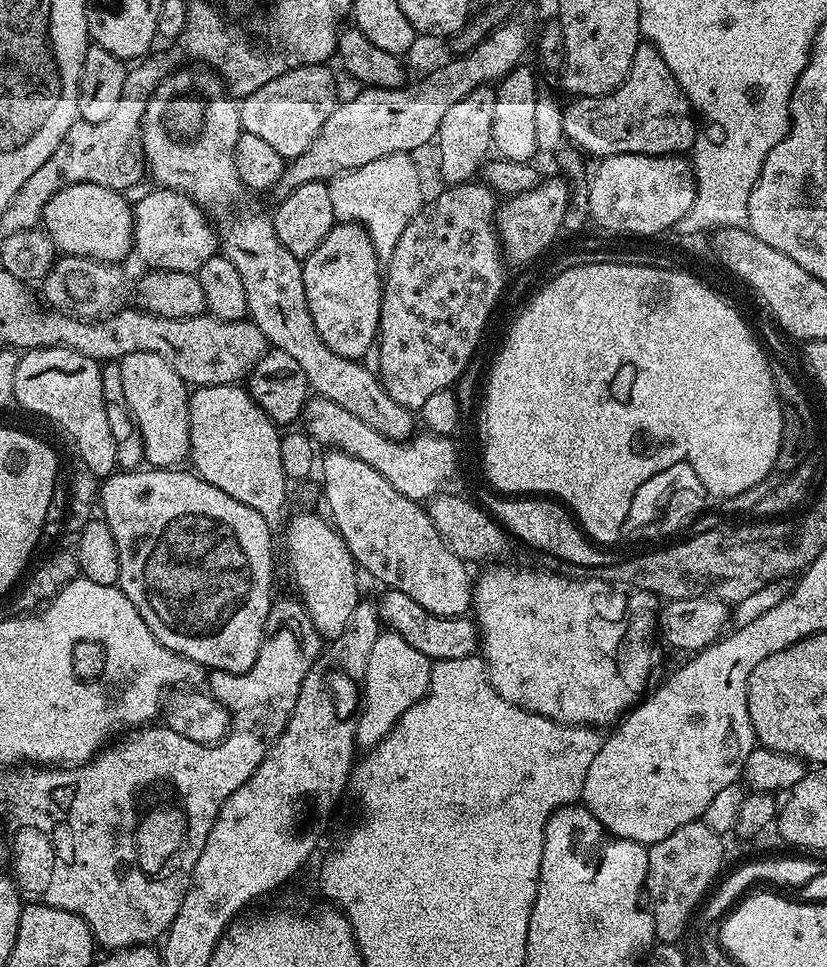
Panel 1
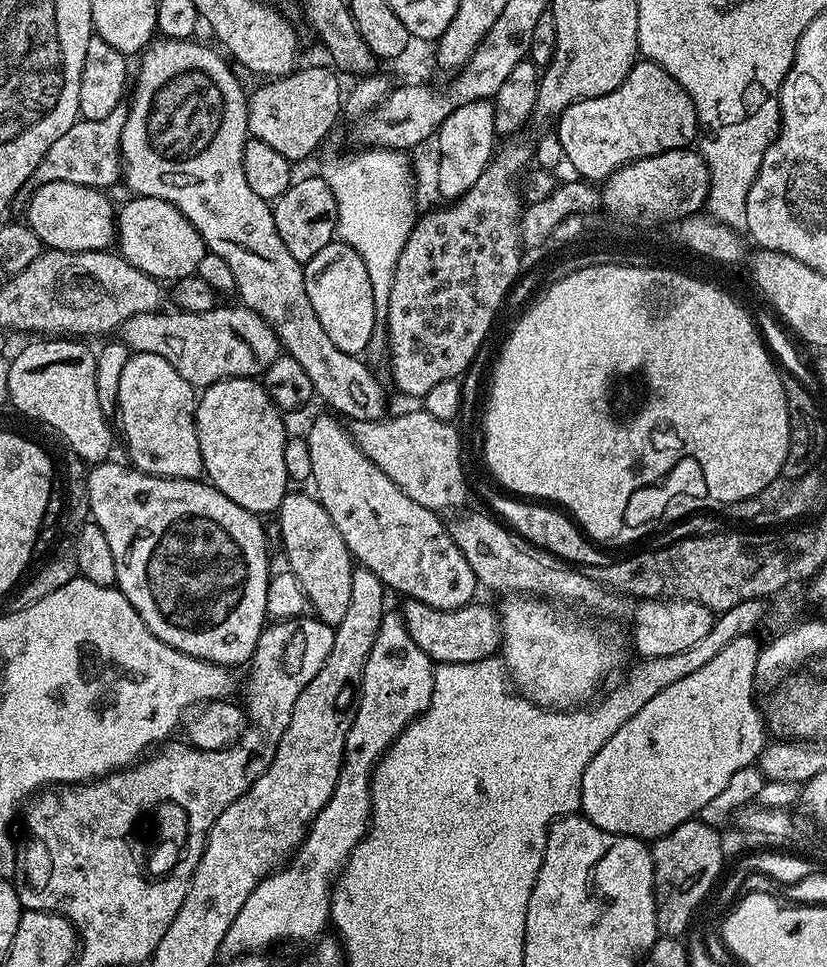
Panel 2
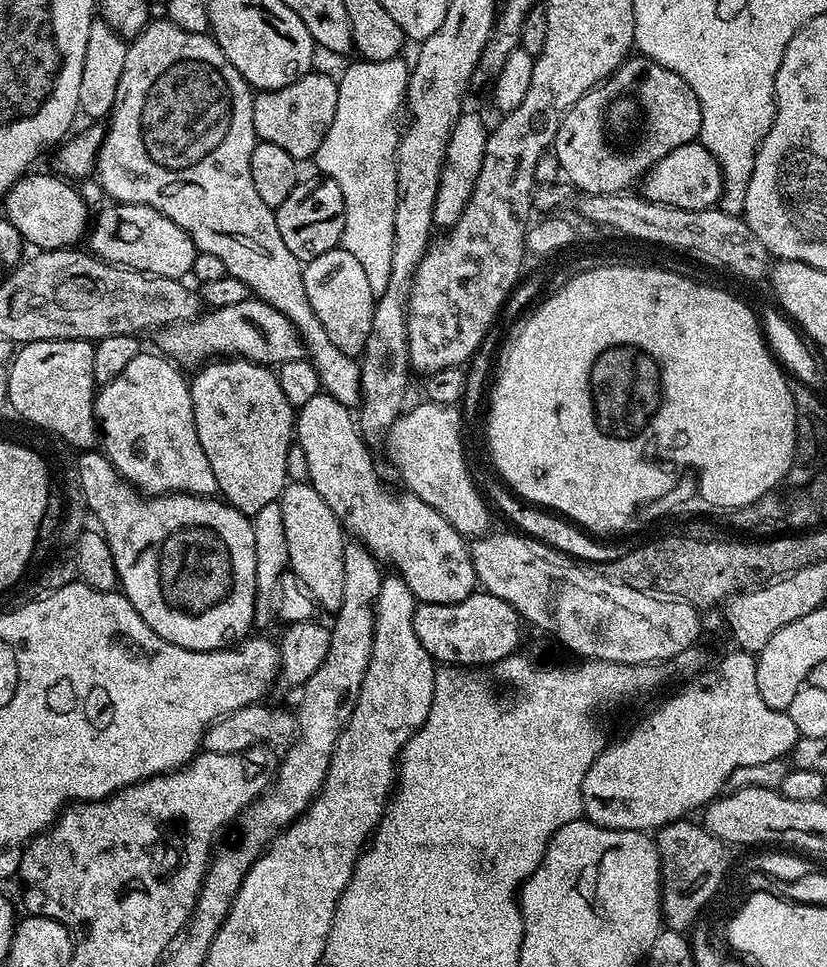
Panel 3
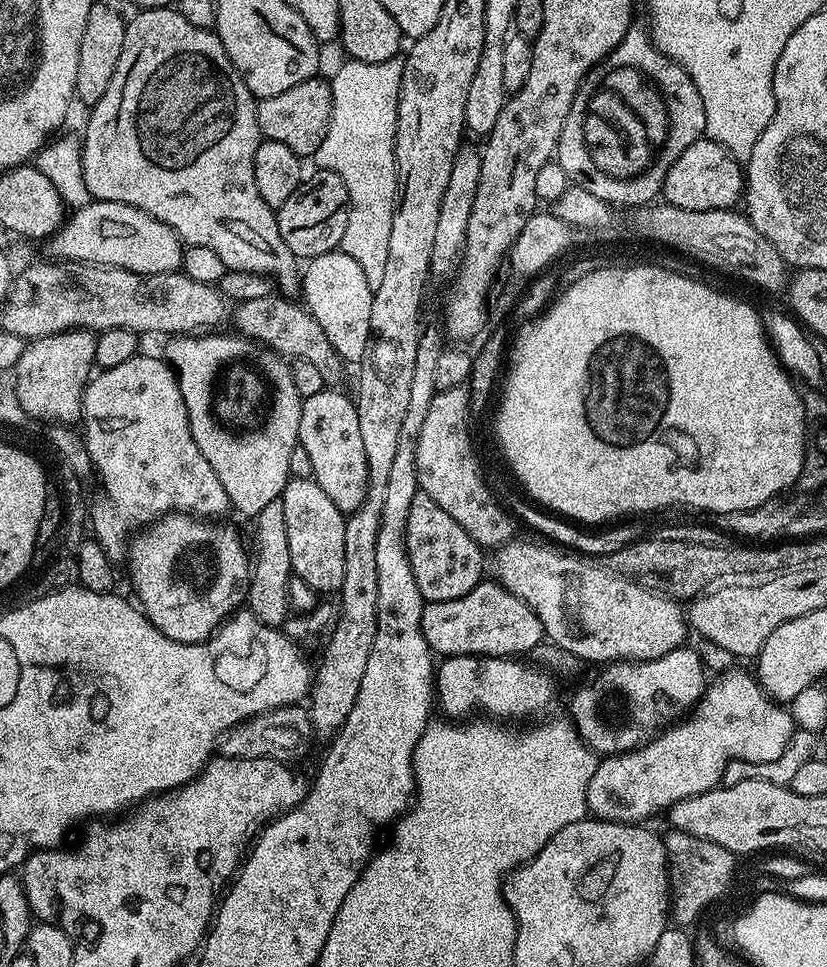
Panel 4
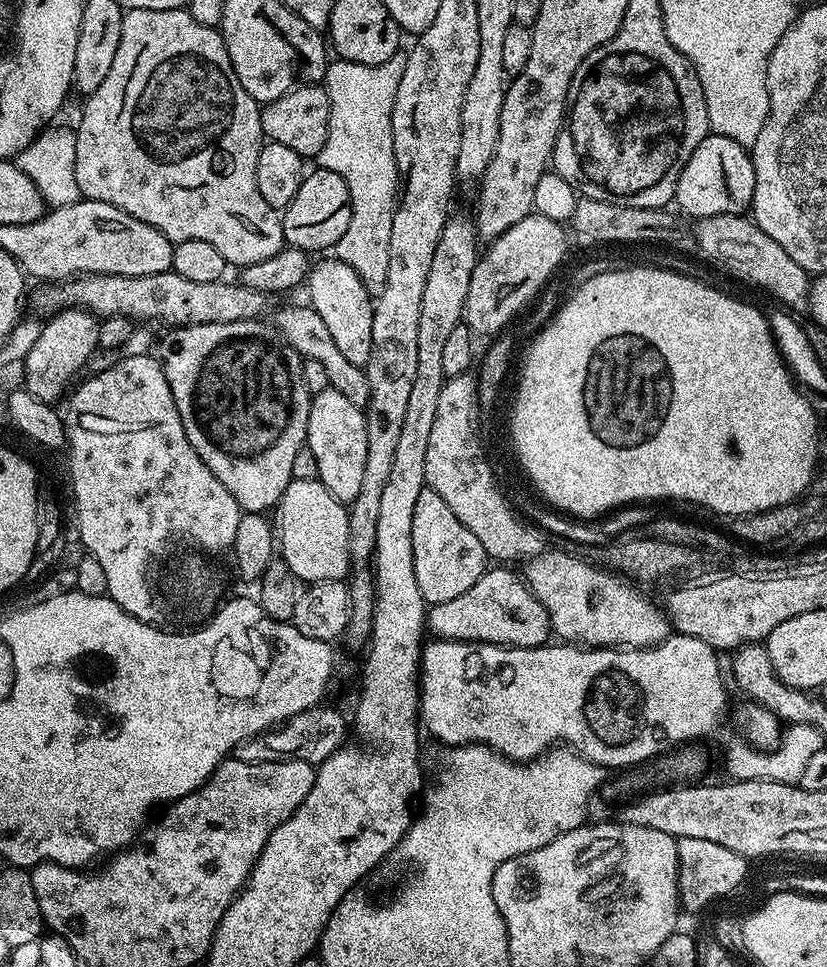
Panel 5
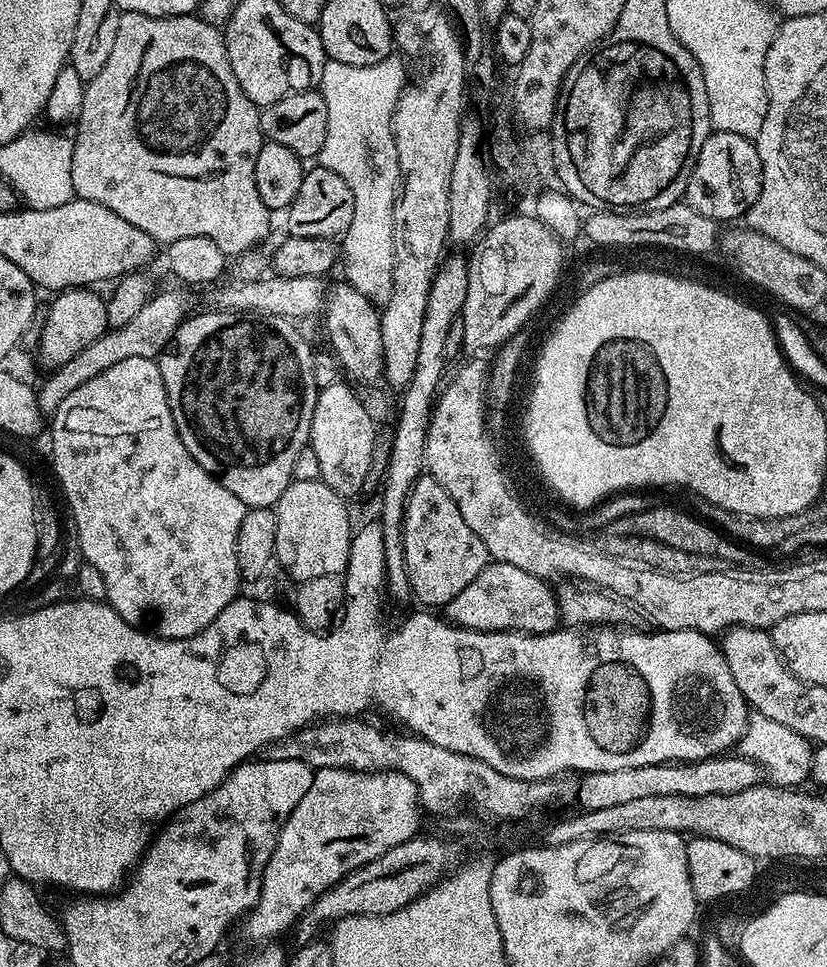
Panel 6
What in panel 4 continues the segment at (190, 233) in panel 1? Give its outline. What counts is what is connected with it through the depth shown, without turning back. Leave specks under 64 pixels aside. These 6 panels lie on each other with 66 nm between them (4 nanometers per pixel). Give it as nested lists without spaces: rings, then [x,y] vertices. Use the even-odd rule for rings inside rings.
[[[93,200],[92,203],[75,209],[61,224],[60,229],[48,237],[46,247],[53,261],[74,260],[77,264],[101,264],[107,268],[121,268],[138,274],[162,274],[175,272],[181,267],[185,245],[176,231],[129,204],[113,200]]]

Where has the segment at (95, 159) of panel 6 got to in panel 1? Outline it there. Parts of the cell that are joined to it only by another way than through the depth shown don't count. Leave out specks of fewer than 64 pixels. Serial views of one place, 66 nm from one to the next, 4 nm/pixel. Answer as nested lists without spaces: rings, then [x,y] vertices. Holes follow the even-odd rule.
[[[188,66],[192,68],[180,68],[177,72],[169,71],[161,80],[158,87],[152,92],[152,97],[146,102],[144,111],[144,126],[140,130],[140,144],[144,147],[144,162],[150,176],[156,179],[155,183],[162,188],[169,188],[175,192],[184,192],[190,199],[195,200],[201,208],[207,210],[213,217],[224,216],[231,206],[232,200],[236,200],[242,193],[242,185],[238,178],[238,170],[234,166],[234,150],[238,146],[238,138],[242,131],[240,126],[240,105],[233,97],[228,95],[228,90],[224,86],[224,81],[215,72],[204,66]],[[252,212],[230,221],[224,232],[222,228],[219,233],[218,244],[222,255],[234,262],[242,278],[250,320],[275,351],[290,354],[290,358],[302,366],[302,374],[306,374],[308,387],[315,395],[338,402],[338,406],[350,410],[354,418],[362,418],[366,426],[374,426],[387,440],[407,440],[417,431],[418,420],[413,409],[394,402],[373,369],[371,372],[363,368],[360,360],[347,360],[334,354],[334,350],[322,342],[322,334],[318,334],[314,318],[310,318],[301,261],[282,246],[271,215]]]

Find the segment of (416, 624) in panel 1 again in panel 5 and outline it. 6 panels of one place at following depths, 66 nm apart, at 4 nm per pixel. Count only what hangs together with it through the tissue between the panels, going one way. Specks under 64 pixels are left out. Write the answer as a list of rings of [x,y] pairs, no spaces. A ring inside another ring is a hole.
[[[489,567],[482,578],[478,578],[478,582],[474,582],[474,586],[466,590],[466,594],[451,602],[431,605],[426,612],[427,631],[442,640],[457,640],[467,644],[505,644],[507,648],[538,648],[547,645],[553,630],[546,606],[542,606],[542,602],[538,602],[538,598],[528,589],[527,583],[508,568],[511,567]]]

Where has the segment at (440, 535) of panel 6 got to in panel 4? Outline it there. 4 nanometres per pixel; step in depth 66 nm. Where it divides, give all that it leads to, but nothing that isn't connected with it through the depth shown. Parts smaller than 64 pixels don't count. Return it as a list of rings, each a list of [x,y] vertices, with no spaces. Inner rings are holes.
[[[419,491],[412,500],[410,516],[406,522],[406,546],[410,566],[414,566],[414,578],[424,601],[450,602],[470,594],[474,586],[485,579],[484,556],[480,545],[442,510],[426,493]]]

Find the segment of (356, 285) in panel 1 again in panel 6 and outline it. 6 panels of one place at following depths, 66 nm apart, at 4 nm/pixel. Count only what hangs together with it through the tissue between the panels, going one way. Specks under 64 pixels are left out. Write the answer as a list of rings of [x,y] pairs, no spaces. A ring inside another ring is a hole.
[[[340,282],[333,292],[331,289],[327,293],[326,311],[323,316],[328,340],[332,343],[330,351],[336,357],[340,368],[347,374],[349,372],[354,379],[361,380],[361,385],[375,385],[384,375],[382,332],[377,305],[362,298],[362,294],[354,290],[354,286],[350,286],[347,282]]]

